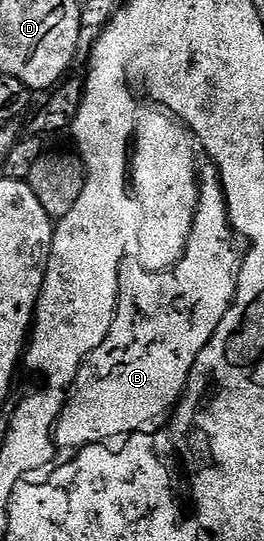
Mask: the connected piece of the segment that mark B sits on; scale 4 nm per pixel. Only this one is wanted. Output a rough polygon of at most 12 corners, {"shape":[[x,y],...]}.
{"shape":[[221,174],[168,271],[119,273],[56,445],[168,416],[237,294]]}

